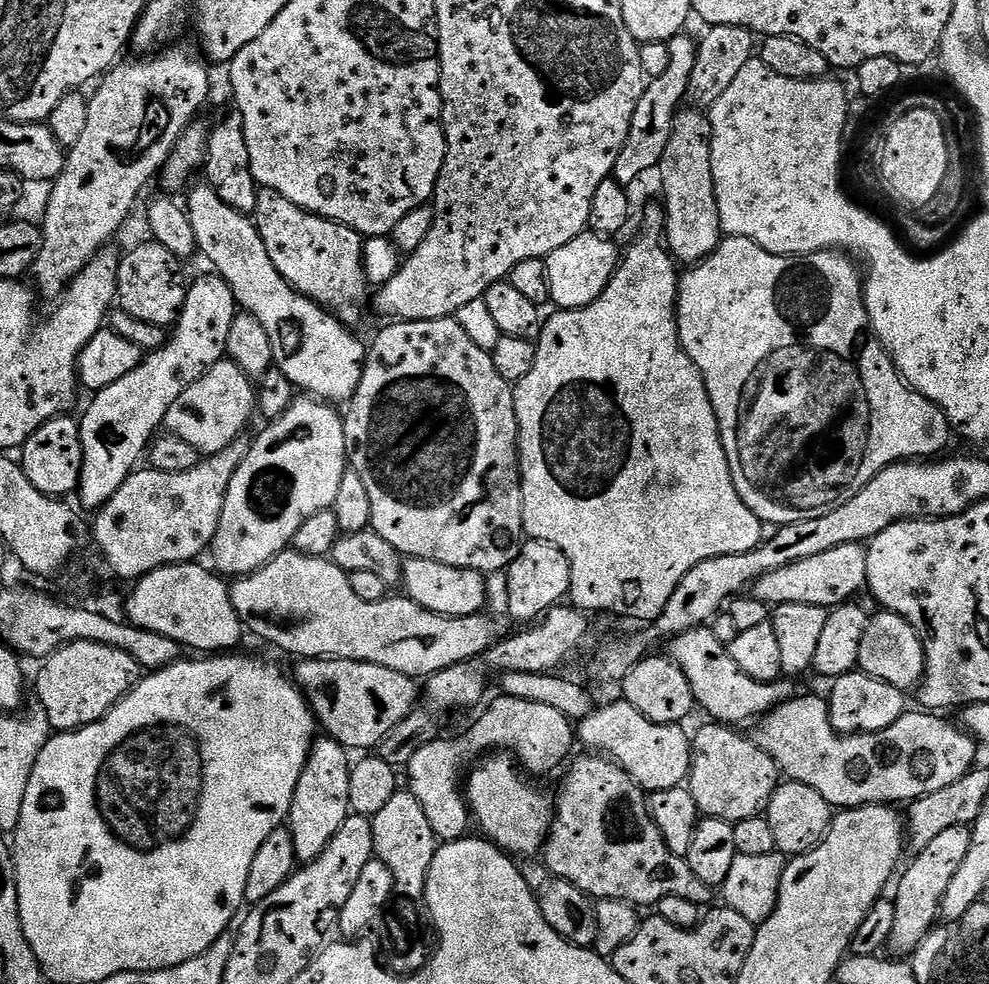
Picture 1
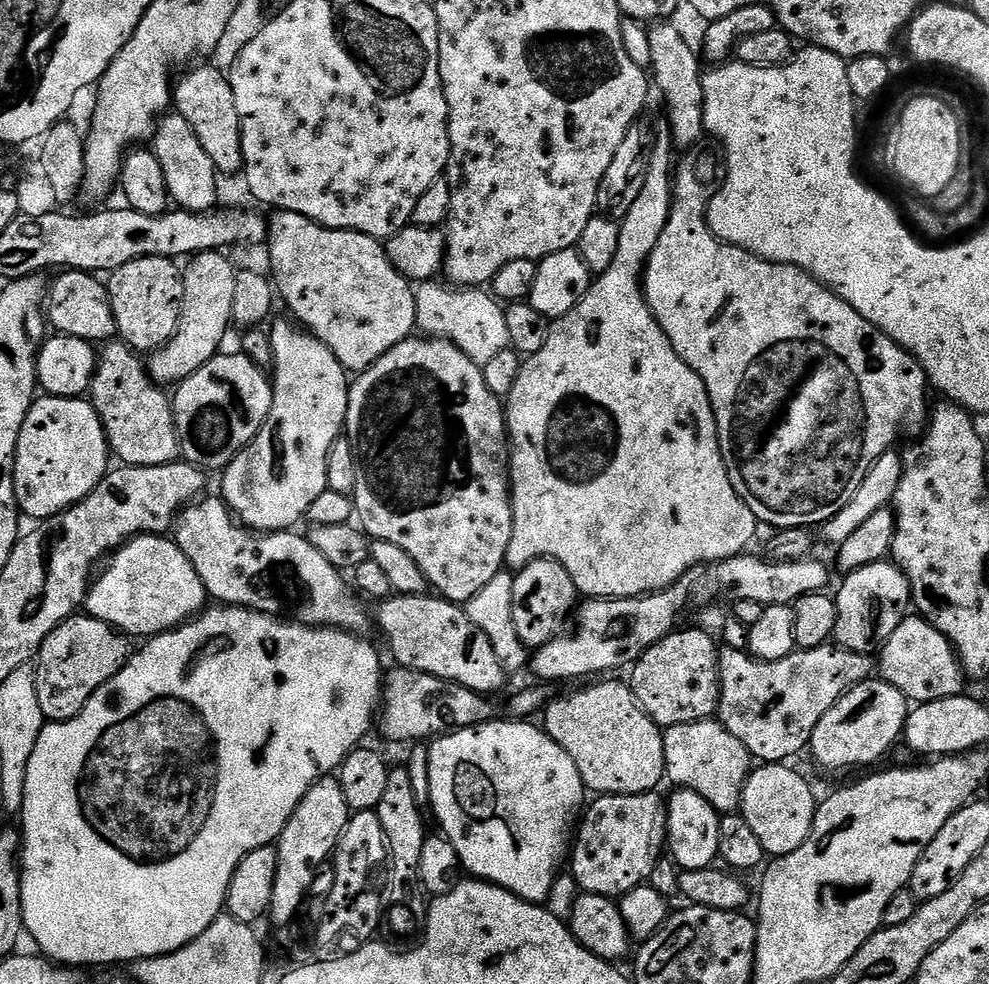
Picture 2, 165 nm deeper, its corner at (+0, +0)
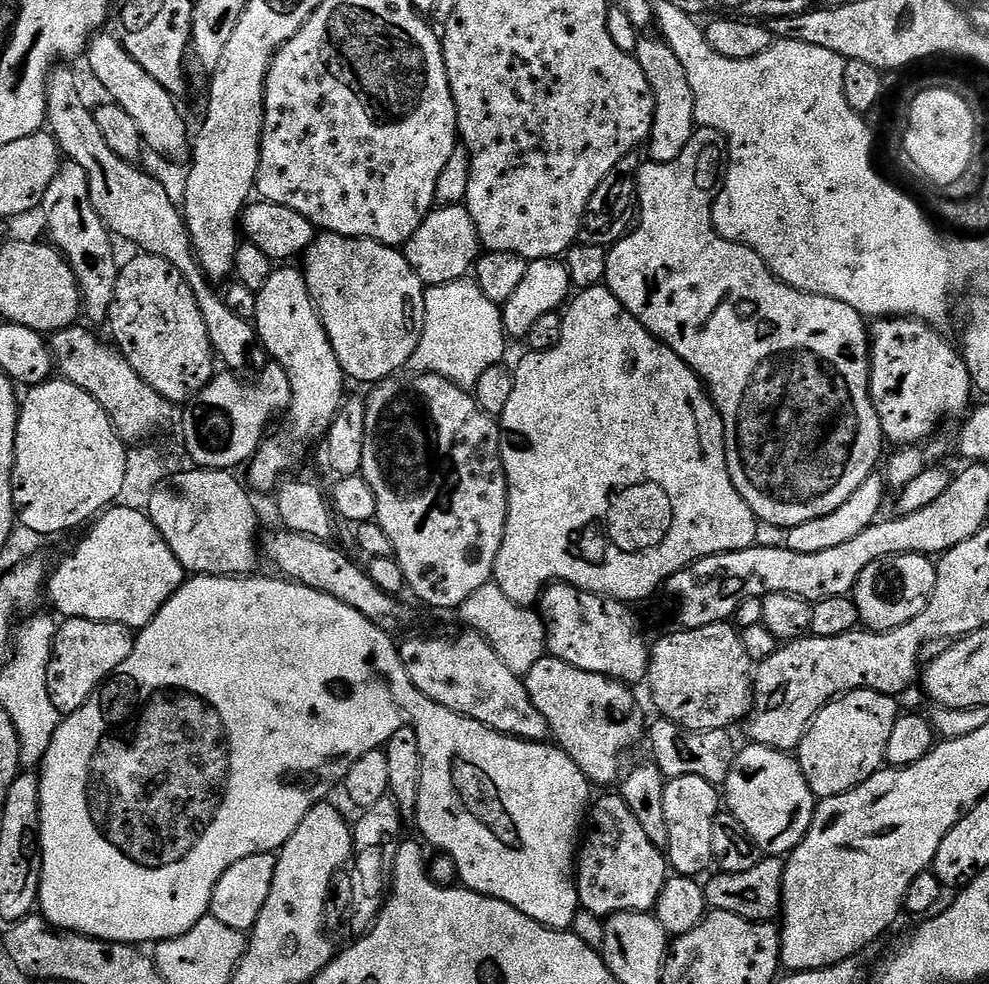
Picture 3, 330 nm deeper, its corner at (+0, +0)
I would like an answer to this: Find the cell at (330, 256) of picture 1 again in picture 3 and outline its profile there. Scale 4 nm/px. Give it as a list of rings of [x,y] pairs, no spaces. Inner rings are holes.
[[[321,231],[308,248],[308,251],[303,254],[302,262],[304,262],[304,264],[302,263],[302,273],[304,282],[308,287],[308,293],[316,304],[316,311],[320,314],[320,320],[323,322],[326,334],[330,338],[330,346],[334,346],[334,354],[342,366],[345,377],[349,381],[357,380],[360,384],[375,386],[381,380],[395,377],[399,373],[396,372],[399,368],[402,368],[402,370],[407,369],[408,359],[412,357],[418,342],[422,338],[422,330],[424,329],[424,290],[426,286],[418,278],[418,274],[414,274],[410,262],[406,262],[403,251],[396,246],[379,244],[376,240],[355,240],[353,236],[339,236],[333,232]]]

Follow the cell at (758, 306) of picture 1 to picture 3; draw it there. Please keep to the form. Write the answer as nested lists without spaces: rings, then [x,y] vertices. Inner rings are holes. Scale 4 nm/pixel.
[[[697,127],[690,142],[686,142],[682,154],[678,154],[673,160],[667,160],[665,164],[647,162],[648,164],[639,165],[636,173],[638,219],[628,235],[607,249],[608,261],[603,283],[645,330],[662,341],[667,348],[672,348],[674,354],[682,358],[682,362],[686,362],[696,371],[724,424],[726,462],[738,494],[742,494],[757,521],[773,523],[774,526],[787,530],[802,526],[802,522],[810,522],[810,518],[834,514],[834,510],[838,510],[838,506],[842,506],[842,502],[846,502],[846,498],[850,498],[850,494],[854,494],[854,490],[858,490],[858,486],[862,486],[862,482],[866,482],[866,478],[877,471],[880,447],[885,447],[886,441],[868,389],[870,332],[866,327],[865,317],[861,316],[858,310],[854,310],[854,306],[846,306],[846,302],[838,302],[834,298],[799,292],[797,288],[783,284],[773,276],[754,250],[723,240],[716,233],[712,226],[712,207],[716,195],[720,193],[720,185],[724,183],[727,151],[728,143],[721,132],[713,128]]]

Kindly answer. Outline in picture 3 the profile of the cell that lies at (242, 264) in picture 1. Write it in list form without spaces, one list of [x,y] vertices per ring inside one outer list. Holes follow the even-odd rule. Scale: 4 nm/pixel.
[[[97,34],[92,37],[86,49],[86,61],[88,68],[96,75],[96,80],[109,92],[111,103],[122,106],[130,118],[134,118],[134,123],[138,125],[138,134],[141,141],[152,152],[157,152],[160,156],[165,156],[168,160],[180,160],[189,155],[190,152],[190,128],[184,121],[184,116],[180,113],[177,97],[171,96],[162,85],[154,82],[134,58],[124,45],[116,39],[115,35]]]

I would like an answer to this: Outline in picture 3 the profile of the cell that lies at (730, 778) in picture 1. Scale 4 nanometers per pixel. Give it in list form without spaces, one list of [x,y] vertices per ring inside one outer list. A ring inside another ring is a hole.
[[[663,718],[651,721],[646,732],[647,743],[652,743],[652,756],[660,773],[666,778],[674,776],[697,776],[706,778],[706,782],[723,785],[724,779],[732,769],[732,735],[728,730],[710,730],[709,732],[683,732],[676,724]]]

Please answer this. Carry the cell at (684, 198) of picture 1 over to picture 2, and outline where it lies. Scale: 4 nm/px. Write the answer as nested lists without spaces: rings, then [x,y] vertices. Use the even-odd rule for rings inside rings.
[[[656,22],[648,28],[652,66],[651,79],[664,91],[664,104],[668,107],[667,127],[672,134],[673,145],[688,150],[705,135],[704,127],[704,78],[701,57],[692,49],[692,44],[672,25],[672,22]]]

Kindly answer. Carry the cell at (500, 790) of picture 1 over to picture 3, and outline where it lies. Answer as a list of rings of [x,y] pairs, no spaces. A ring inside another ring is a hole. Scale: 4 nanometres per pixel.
[[[249,574],[247,576],[198,576],[193,575],[191,578],[185,579],[184,585],[168,599],[166,606],[162,606],[162,610],[158,610],[155,618],[149,622],[145,628],[139,629],[138,635],[135,637],[132,645],[132,653],[130,658],[126,658],[126,662],[122,662],[122,666],[118,666],[118,670],[112,673],[87,702],[82,705],[76,712],[67,713],[61,719],[58,730],[54,734],[54,738],[50,742],[50,746],[44,755],[44,761],[40,764],[38,775],[40,778],[40,857],[42,858],[42,870],[40,871],[40,898],[38,901],[39,915],[43,916],[53,928],[63,930],[65,932],[77,932],[79,936],[90,936],[94,940],[109,940],[111,944],[131,944],[133,946],[156,946],[164,940],[172,940],[180,935],[186,934],[199,922],[204,916],[209,915],[212,906],[212,891],[218,882],[218,878],[222,878],[222,874],[226,874],[226,870],[230,870],[230,866],[234,866],[234,862],[242,862],[242,858],[250,858],[259,852],[275,853],[285,842],[294,834],[294,830],[298,830],[298,826],[302,822],[302,818],[306,818],[306,814],[312,805],[327,801],[328,796],[332,792],[332,787],[339,785],[343,781],[344,776],[350,770],[350,766],[354,766],[354,762],[358,762],[358,758],[367,752],[374,752],[383,749],[394,734],[398,734],[398,730],[403,728],[413,728],[418,734],[418,750],[422,757],[422,764],[425,769],[433,768],[436,772],[456,772],[456,776],[436,776],[432,780],[432,809],[429,812],[423,810],[415,813],[414,819],[420,827],[420,832],[437,848],[440,852],[445,852],[452,859],[452,864],[456,867],[456,872],[460,875],[459,883],[463,887],[469,888],[472,892],[477,892],[483,896],[490,898],[498,898],[502,902],[506,902],[510,906],[514,906],[518,910],[522,910],[522,914],[526,914],[526,918],[534,918],[534,922],[538,922],[544,928],[555,928],[557,930],[571,929],[576,913],[581,911],[580,895],[576,889],[576,857],[578,855],[578,841],[582,836],[582,825],[586,820],[586,813],[590,807],[590,801],[593,799],[593,785],[582,774],[582,770],[578,770],[578,766],[570,757],[560,749],[559,746],[553,746],[548,742],[537,742],[534,740],[520,740],[516,736],[504,736],[500,732],[495,732],[492,728],[482,726],[482,722],[474,722],[470,718],[466,718],[462,714],[454,714],[450,710],[446,710],[446,706],[438,706],[438,702],[434,702],[430,698],[426,698],[426,694],[422,694],[414,686],[414,682],[410,682],[410,678],[406,674],[406,666],[402,666],[402,658],[397,641],[392,641],[393,637],[384,629],[378,627],[374,622],[370,622],[370,618],[366,618],[362,614],[358,614],[358,610],[354,610],[350,606],[346,606],[346,602],[338,602],[338,598],[330,598],[330,594],[322,594],[318,590],[310,590],[310,586],[302,586],[295,584],[292,580],[285,580],[272,576],[260,576],[261,574]],[[276,579],[276,580],[275,580]],[[552,747],[552,748],[551,748]],[[300,784],[308,784],[308,792]],[[592,796],[592,797],[591,797]],[[589,799],[589,800],[588,800]]]

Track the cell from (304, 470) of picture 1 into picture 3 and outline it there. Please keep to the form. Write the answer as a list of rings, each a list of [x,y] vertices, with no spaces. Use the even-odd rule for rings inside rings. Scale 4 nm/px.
[[[296,266],[277,267],[270,278],[266,278],[266,286],[256,293],[256,335],[265,353],[286,370],[290,378],[292,401],[286,409],[288,429],[284,436],[277,440],[265,439],[246,465],[246,484],[253,493],[271,493],[303,458],[304,447],[327,437],[328,428],[346,399],[346,377],[334,354],[334,346],[330,346],[330,338],[316,311],[316,304],[308,293],[301,269],[292,267]]]

